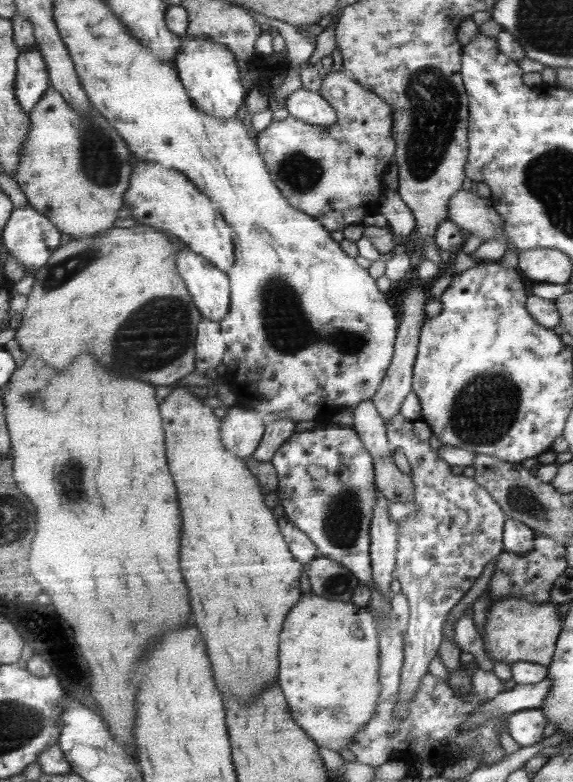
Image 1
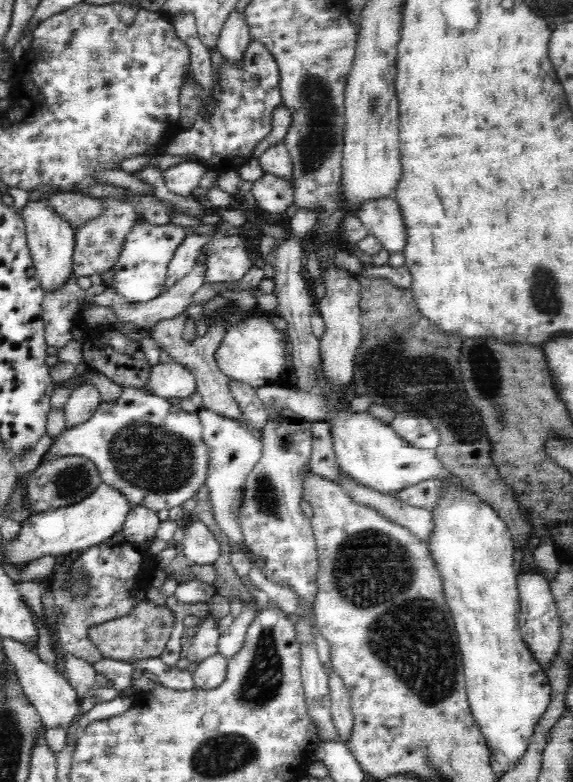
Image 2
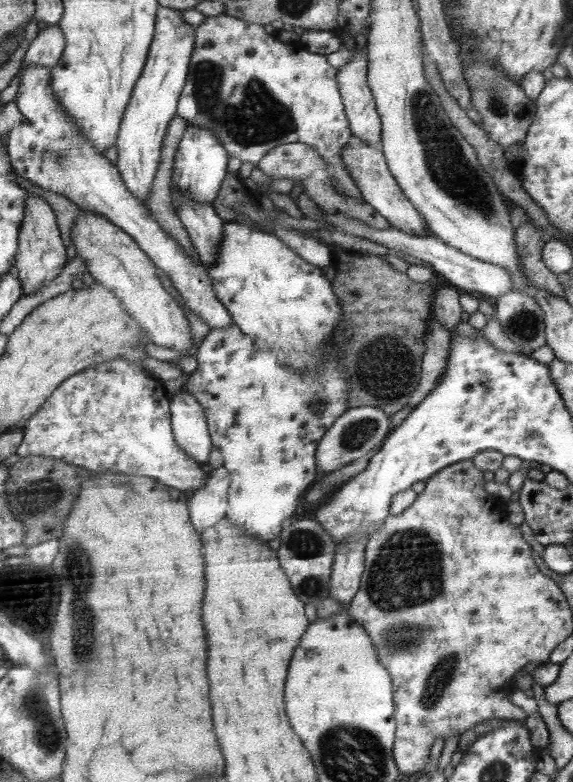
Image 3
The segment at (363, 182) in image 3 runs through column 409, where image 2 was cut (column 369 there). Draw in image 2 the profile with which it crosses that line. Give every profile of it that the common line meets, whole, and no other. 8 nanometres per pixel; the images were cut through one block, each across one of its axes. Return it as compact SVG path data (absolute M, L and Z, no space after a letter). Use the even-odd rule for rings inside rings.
M391 197L362 201L353 211L386 252L402 254L405 246L404 218L399 204Z

